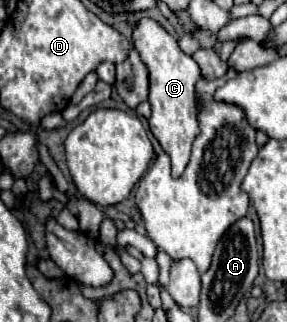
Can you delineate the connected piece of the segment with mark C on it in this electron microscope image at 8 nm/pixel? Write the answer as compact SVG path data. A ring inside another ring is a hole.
M141 19L139 25L133 31L133 45L139 51L143 63L149 67L149 105L151 105L151 117L149 127L155 139L161 143L163 151L171 159L171 175L177 179L183 175L191 145L195 137L199 135L199 121L197 121L197 109L195 109L195 83L201 77L199 65L193 61L193 57L185 55L177 41L153 19Z

